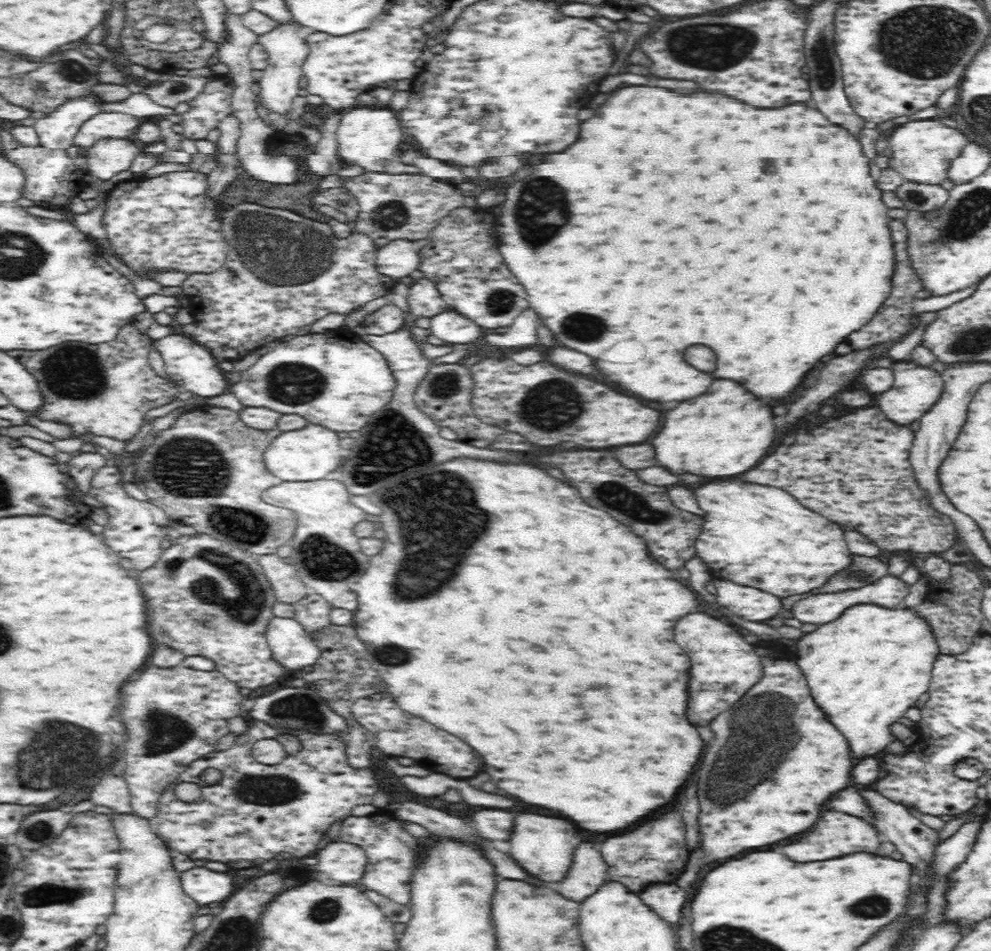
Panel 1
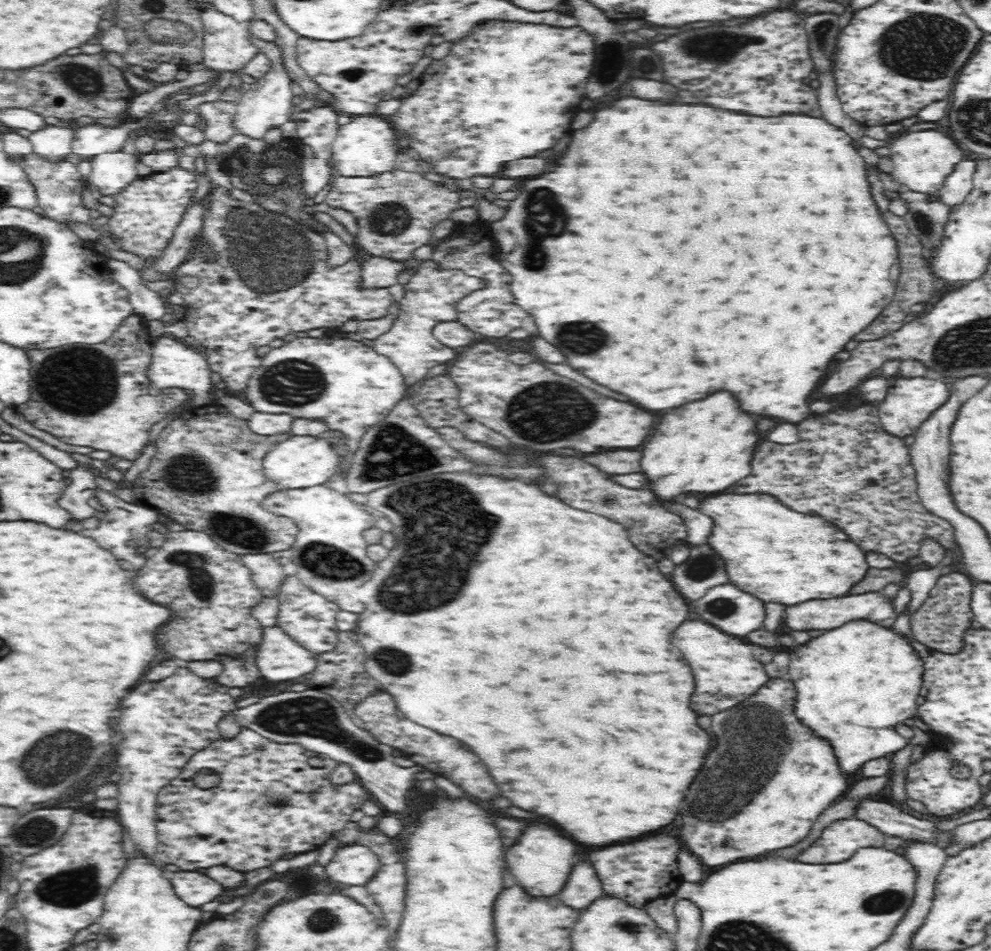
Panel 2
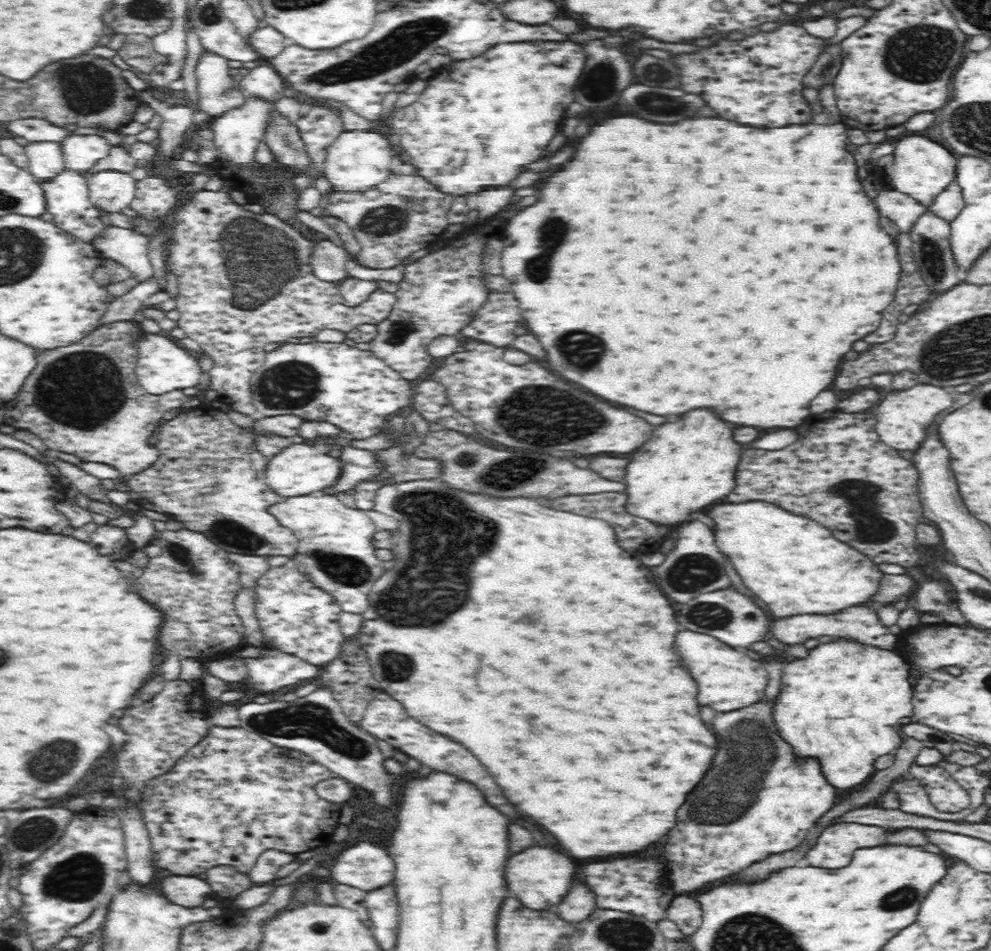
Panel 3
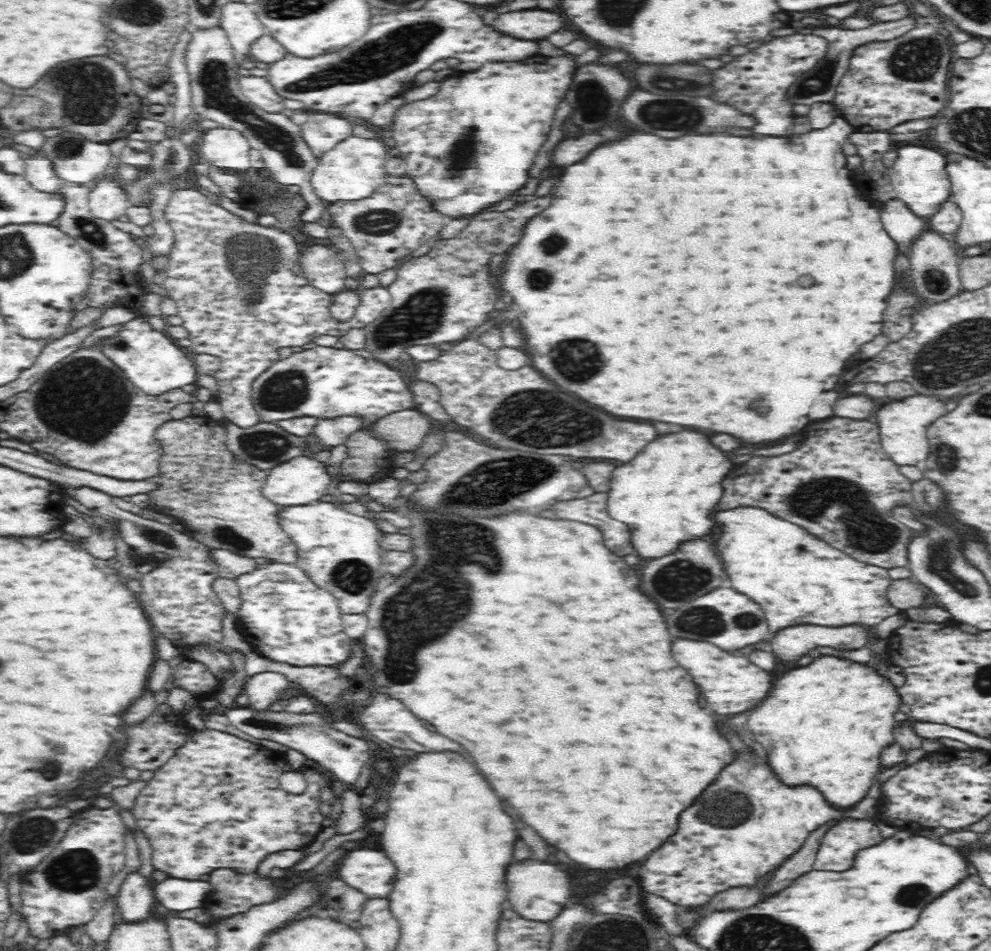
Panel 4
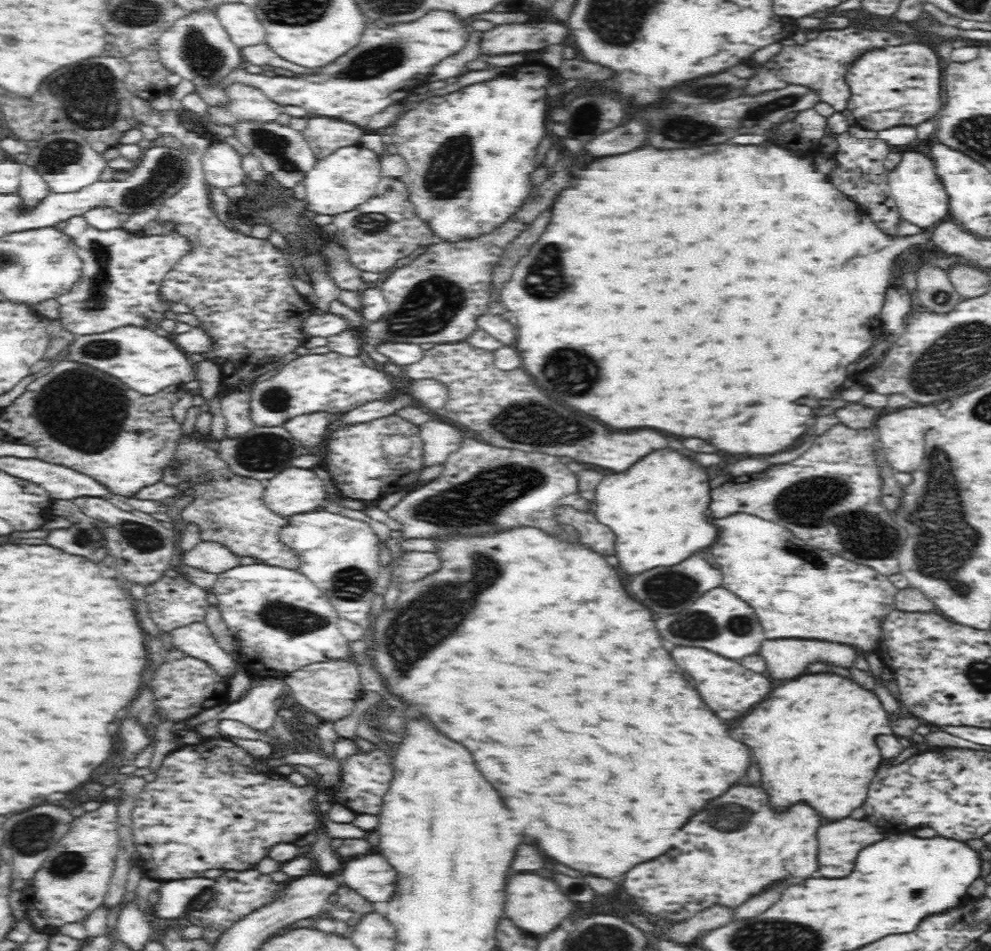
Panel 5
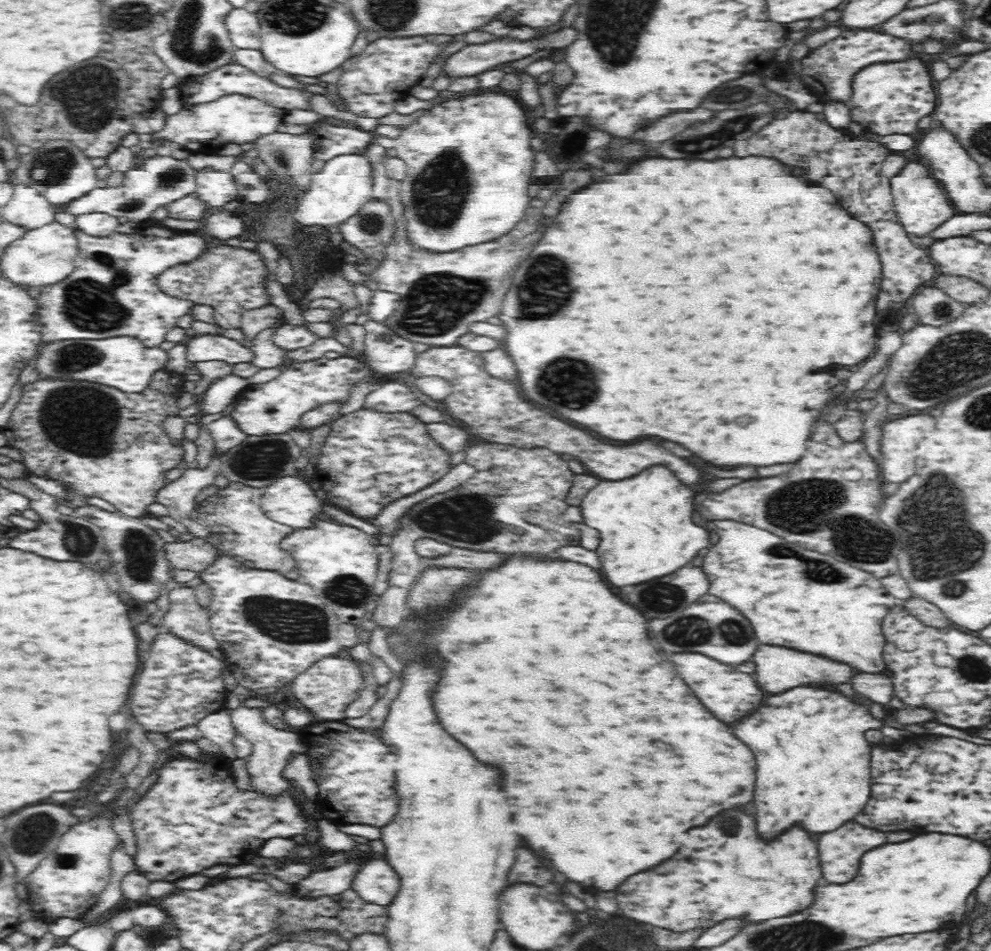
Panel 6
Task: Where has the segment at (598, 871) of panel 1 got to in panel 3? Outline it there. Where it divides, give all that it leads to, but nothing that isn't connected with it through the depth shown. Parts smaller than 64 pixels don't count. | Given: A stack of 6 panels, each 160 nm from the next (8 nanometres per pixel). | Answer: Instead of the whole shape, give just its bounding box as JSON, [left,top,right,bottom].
[558,884,596,922]

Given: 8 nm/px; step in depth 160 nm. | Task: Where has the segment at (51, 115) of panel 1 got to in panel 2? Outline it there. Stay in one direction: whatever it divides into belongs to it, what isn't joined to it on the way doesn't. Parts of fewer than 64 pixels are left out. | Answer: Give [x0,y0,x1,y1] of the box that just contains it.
[27,118,85,162]

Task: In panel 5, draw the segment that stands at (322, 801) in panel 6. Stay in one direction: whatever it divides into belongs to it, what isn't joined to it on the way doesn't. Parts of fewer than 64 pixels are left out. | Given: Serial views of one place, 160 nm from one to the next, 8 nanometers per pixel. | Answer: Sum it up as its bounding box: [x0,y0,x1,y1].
[334,750,394,814]

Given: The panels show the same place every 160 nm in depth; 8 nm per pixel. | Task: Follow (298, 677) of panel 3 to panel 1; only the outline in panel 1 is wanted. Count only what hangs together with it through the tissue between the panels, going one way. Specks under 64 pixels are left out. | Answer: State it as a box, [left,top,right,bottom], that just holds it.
[265,617,319,672]

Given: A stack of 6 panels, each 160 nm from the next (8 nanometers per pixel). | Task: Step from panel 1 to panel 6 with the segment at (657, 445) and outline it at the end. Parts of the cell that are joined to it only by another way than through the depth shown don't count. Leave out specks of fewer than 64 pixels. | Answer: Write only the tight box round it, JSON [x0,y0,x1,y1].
[580,466,709,588]

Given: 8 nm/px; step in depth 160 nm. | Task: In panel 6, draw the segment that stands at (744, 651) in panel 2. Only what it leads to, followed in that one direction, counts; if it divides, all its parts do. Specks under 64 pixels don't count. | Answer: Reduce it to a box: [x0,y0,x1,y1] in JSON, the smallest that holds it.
[670,654,764,722]

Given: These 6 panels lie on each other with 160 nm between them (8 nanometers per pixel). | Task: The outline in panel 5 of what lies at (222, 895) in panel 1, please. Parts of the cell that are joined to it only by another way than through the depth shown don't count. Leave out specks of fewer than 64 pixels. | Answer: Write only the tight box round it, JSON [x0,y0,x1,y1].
[151,878,215,918]

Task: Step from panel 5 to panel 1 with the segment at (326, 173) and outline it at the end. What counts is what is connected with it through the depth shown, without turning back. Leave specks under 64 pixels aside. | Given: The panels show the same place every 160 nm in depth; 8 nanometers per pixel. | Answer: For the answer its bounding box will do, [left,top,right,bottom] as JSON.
[337,107,412,174]

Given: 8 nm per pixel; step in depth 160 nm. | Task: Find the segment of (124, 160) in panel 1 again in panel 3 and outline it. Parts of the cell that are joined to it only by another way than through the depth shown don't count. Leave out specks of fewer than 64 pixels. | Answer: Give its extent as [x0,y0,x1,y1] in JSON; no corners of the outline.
[87,170,136,212]

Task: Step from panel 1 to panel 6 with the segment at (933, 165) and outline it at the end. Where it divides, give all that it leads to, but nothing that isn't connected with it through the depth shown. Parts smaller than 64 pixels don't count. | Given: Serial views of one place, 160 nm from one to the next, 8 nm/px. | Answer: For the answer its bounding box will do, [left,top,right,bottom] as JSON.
[889,162,957,236]

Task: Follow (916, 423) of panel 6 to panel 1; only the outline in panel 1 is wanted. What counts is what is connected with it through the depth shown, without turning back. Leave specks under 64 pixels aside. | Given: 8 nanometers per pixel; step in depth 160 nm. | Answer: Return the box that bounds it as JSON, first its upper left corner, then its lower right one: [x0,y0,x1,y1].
[876,359,944,425]

